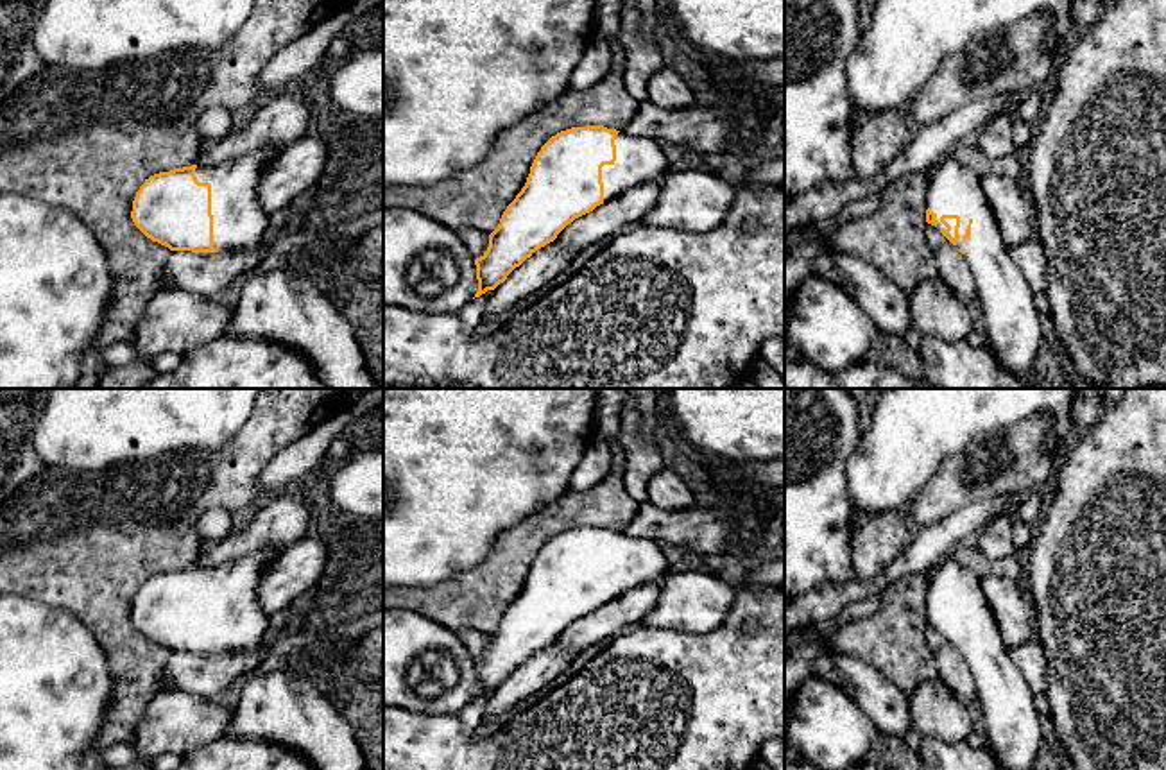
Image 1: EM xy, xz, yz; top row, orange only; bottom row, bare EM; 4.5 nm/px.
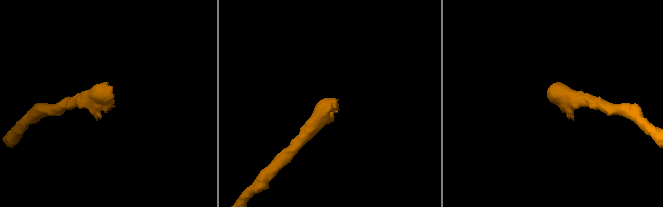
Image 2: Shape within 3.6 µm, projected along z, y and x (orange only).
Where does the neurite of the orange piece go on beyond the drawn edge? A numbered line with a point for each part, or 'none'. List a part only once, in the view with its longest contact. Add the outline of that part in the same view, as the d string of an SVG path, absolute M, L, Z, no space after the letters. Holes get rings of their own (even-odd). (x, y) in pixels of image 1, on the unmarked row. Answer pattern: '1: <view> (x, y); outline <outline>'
1: yz (1012, 729); outline M947 559L930 573L928 609L937 616L937 630L947 630L942 616L958 616L960 629L956 648L965 652L965 661L976 682L976 697L985 722L987 747L1001 770L1035 770L1044 756L1042 732L1033 707L1033 693L1019 672L1010 648L999 632L994 612L980 587L980 577Z

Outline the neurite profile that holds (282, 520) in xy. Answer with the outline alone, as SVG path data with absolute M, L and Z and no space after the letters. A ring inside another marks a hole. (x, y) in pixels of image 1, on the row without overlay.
M285 491L263 500L249 526L215 544L206 544L197 568L219 566L261 550L283 550L304 537L310 514L304 503Z

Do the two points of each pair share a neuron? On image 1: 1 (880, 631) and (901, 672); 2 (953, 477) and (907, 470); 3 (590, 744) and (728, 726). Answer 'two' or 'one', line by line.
1: one
2: two
3: one

